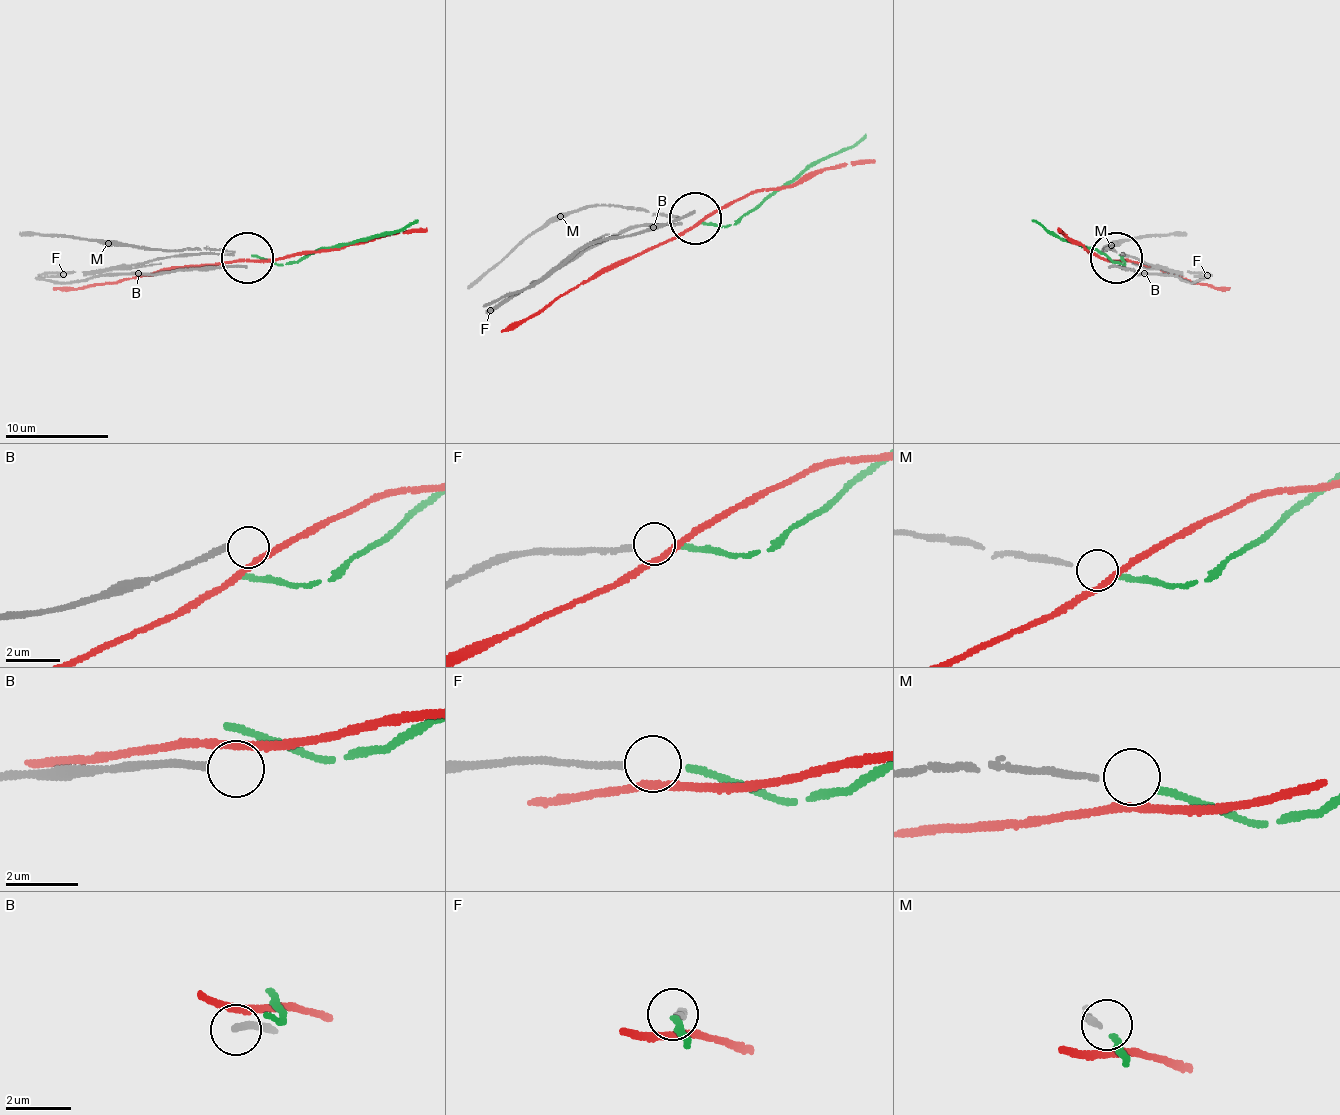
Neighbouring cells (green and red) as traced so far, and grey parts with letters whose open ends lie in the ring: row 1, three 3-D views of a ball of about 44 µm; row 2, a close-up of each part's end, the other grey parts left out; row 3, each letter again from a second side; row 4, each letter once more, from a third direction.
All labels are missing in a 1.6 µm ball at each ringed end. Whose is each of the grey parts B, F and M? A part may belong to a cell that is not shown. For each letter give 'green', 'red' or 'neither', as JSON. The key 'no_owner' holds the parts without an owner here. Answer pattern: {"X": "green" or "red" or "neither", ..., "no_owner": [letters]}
{"B": "neither", "F": "neither", "M": "green", "no_owner": ["B", "F"]}

